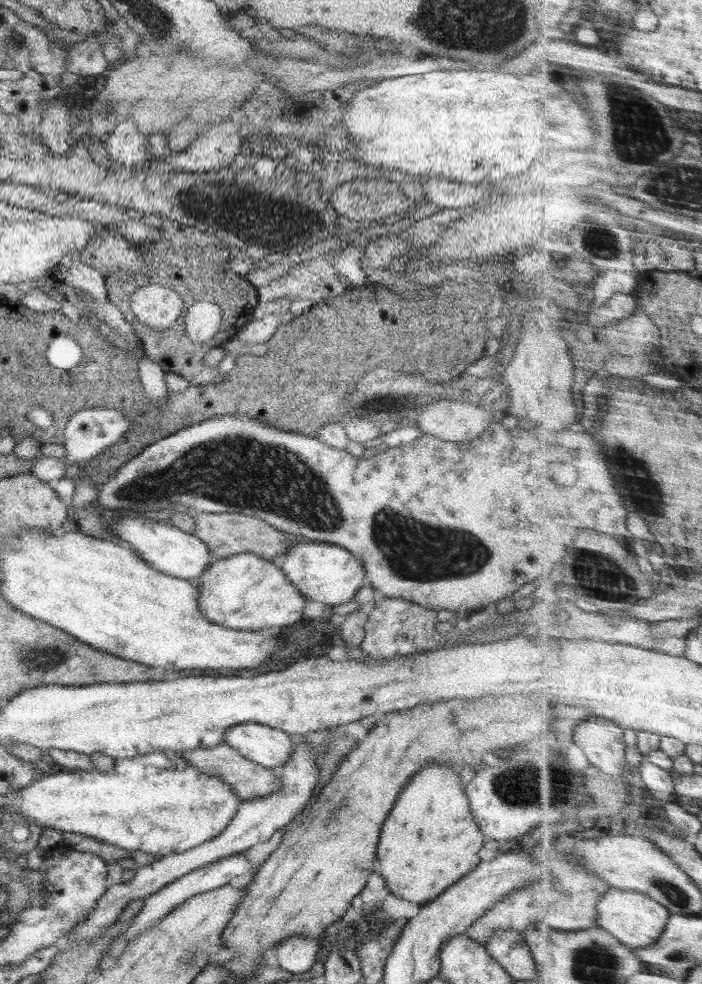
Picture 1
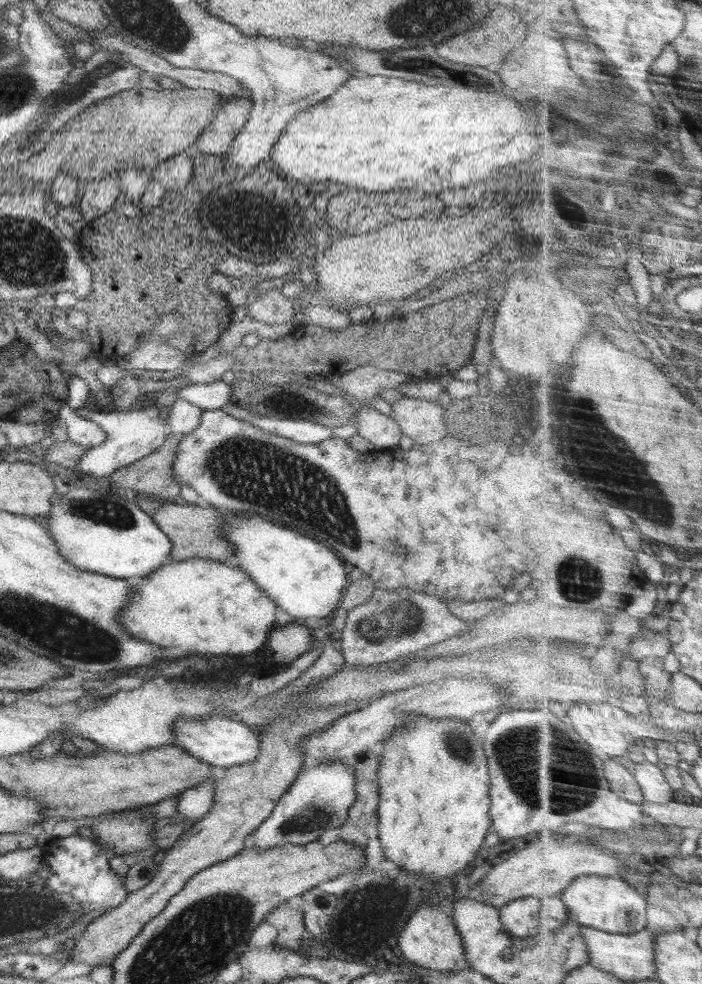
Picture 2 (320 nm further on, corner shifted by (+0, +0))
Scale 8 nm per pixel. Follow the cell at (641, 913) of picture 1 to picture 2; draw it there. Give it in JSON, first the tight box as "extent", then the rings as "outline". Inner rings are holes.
{"extent":[561,876,648,934],"outline":[[[581,876],[561,894],[569,906],[569,918],[585,926],[618,934],[634,934],[646,930],[648,925],[648,900],[630,886],[630,880],[622,876]]]}

